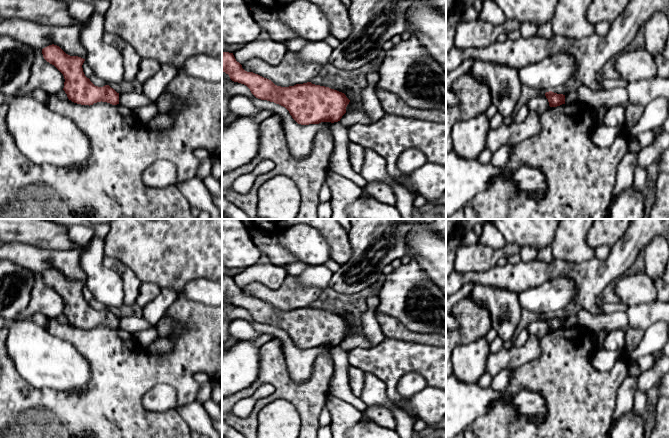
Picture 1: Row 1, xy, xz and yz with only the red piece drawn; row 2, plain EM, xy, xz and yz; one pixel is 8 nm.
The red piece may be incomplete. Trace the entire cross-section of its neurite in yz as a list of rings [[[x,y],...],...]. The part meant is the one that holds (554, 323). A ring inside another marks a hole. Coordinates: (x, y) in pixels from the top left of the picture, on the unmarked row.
[[[552,315],[545,317],[546,322],[548,323],[550,331],[557,331],[562,328],[565,328],[565,319],[557,318]]]

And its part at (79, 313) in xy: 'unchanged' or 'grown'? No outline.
unchanged

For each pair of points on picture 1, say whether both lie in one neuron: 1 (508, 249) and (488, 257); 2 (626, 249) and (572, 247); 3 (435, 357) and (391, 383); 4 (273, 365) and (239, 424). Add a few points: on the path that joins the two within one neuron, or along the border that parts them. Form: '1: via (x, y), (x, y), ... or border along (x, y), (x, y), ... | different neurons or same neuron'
1: via (503, 253), (493, 256) | same neuron
2: border along (594, 256), (578, 263), (571, 262) | different neurons
3: via (423, 359), (411, 359), (399, 371) | same neuron
4: via (277, 382), (277, 391), (254, 412) | same neuron

